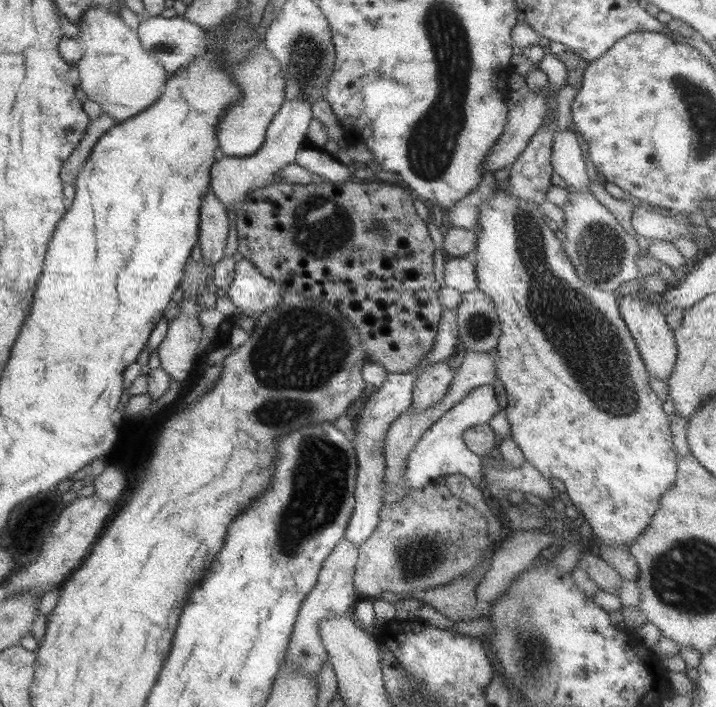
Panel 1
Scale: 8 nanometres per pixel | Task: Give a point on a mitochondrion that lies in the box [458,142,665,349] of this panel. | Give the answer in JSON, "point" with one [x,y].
{"point":[600,250]}

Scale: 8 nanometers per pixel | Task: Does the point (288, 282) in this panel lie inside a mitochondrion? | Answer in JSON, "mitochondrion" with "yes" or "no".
{"mitochondrion":"no"}

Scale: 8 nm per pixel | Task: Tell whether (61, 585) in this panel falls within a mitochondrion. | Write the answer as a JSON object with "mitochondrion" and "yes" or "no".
{"mitochondrion":"no"}

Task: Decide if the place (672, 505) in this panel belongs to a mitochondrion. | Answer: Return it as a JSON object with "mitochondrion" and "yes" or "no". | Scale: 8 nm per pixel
{"mitochondrion":"no"}

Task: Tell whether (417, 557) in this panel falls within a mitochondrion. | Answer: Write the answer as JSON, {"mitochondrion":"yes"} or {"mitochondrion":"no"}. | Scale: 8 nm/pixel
{"mitochondrion":"yes"}

